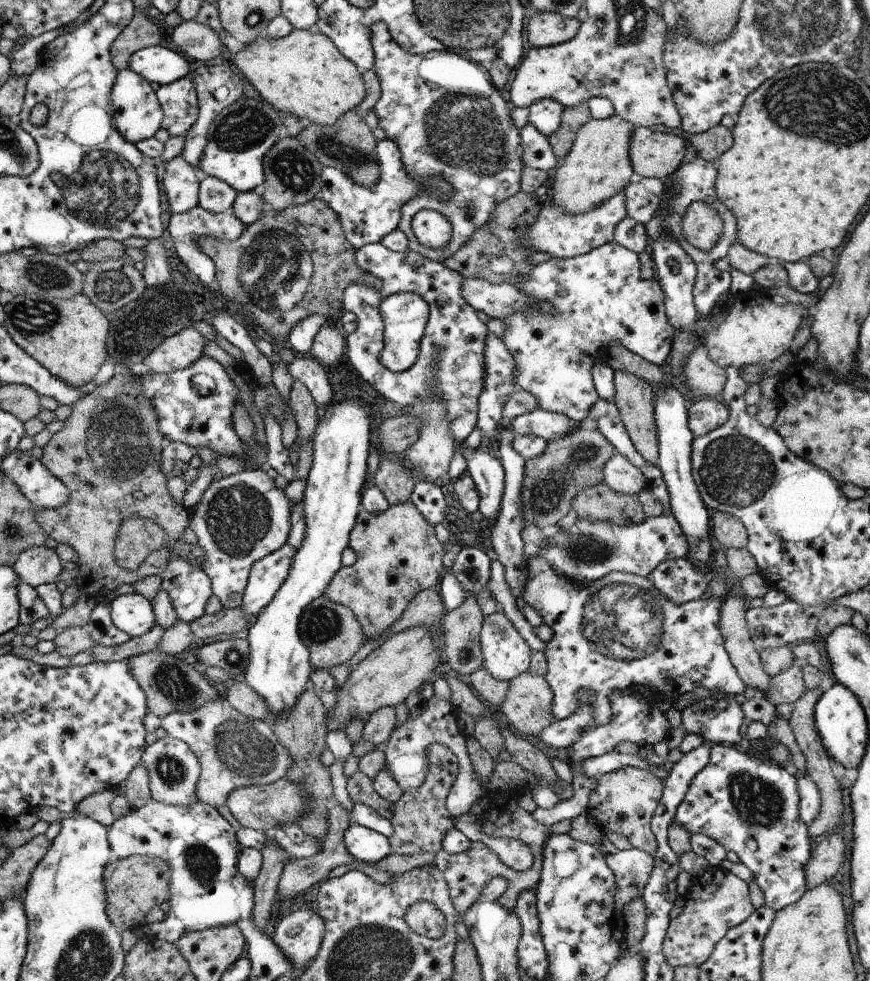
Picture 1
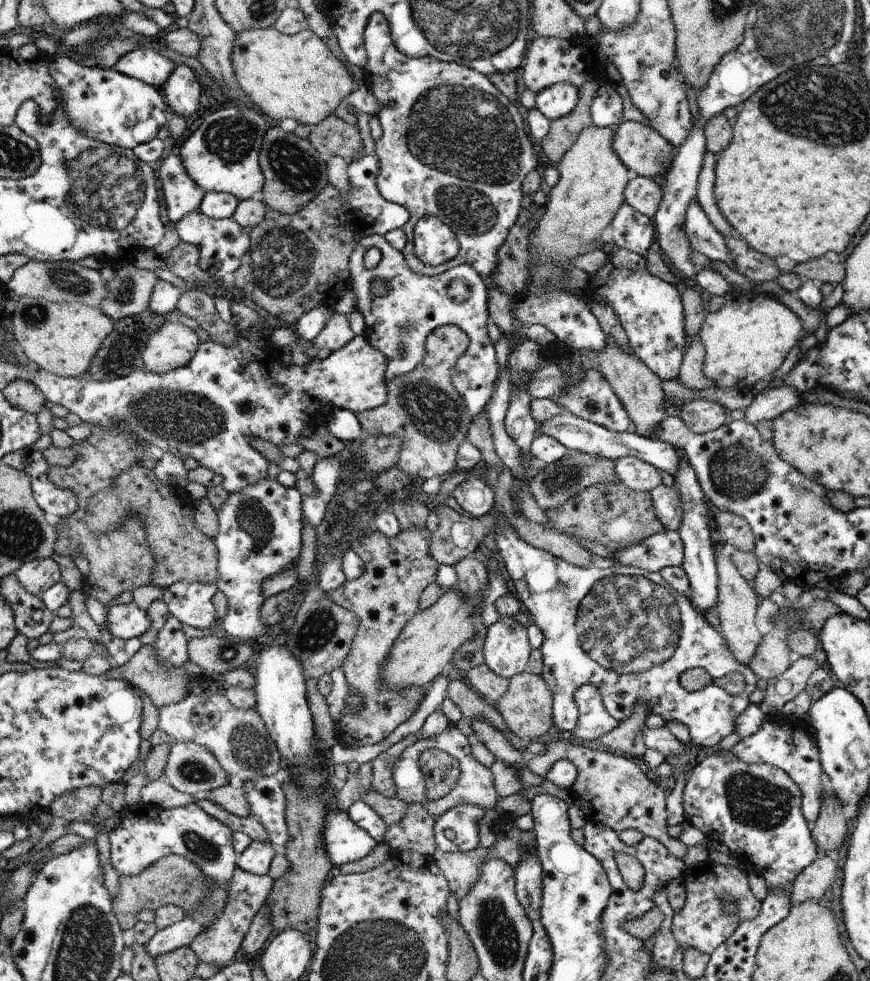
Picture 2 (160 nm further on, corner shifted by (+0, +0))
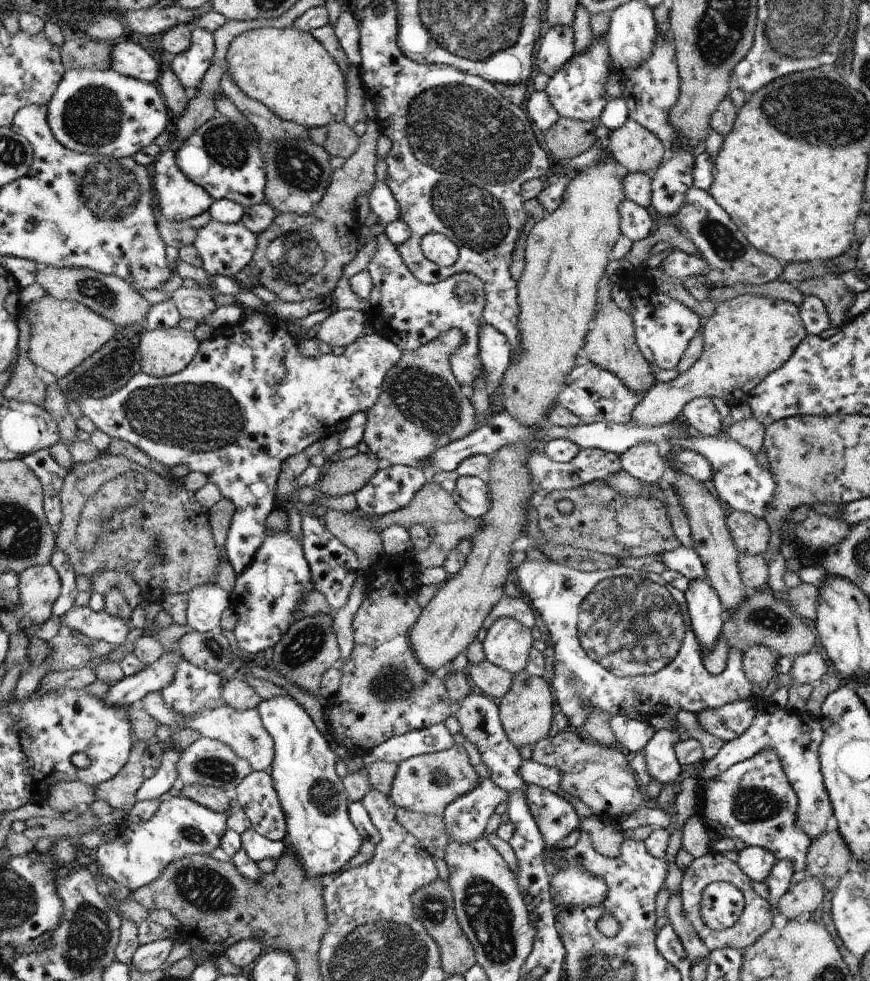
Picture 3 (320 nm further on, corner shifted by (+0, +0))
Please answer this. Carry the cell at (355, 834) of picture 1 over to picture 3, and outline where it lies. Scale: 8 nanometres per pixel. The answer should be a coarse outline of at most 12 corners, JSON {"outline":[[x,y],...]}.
{"outline":[[276,694],[257,709],[287,833],[250,827],[256,862],[290,848],[327,879],[358,854],[338,756],[307,711]]}

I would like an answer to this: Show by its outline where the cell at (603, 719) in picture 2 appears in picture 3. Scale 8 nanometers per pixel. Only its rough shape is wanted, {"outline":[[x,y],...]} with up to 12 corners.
{"outline":[[613,715],[617,741],[631,754],[642,751],[656,732],[647,719]]}

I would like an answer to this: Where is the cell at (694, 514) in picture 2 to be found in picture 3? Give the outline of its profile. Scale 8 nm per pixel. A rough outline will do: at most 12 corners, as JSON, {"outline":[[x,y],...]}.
{"outline":[[708,578],[685,600],[702,656],[718,643],[726,610]]}

